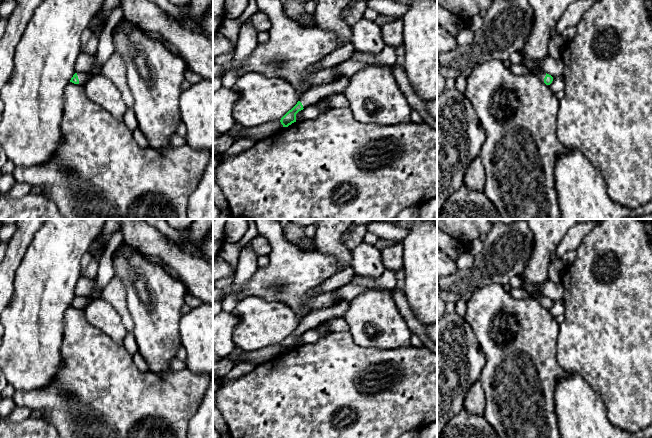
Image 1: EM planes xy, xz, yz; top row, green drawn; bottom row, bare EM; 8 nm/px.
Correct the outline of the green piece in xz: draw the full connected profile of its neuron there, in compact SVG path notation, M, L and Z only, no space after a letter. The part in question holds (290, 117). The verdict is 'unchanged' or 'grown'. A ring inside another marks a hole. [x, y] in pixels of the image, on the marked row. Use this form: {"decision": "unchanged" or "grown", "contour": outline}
{"decision": "grown", "contour": "M342 76L331 83L311 86L302 96L300 96L297 104L281 118L281 124L283 127L288 127L292 123L296 122L296 114L305 107L317 104L320 99L331 94L343 93L346 90L349 81L350 77Z"}

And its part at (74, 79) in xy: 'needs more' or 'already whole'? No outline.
needs more

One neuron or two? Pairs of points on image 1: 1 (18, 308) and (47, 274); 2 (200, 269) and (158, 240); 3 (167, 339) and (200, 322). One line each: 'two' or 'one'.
1: one
2: one
3: two

